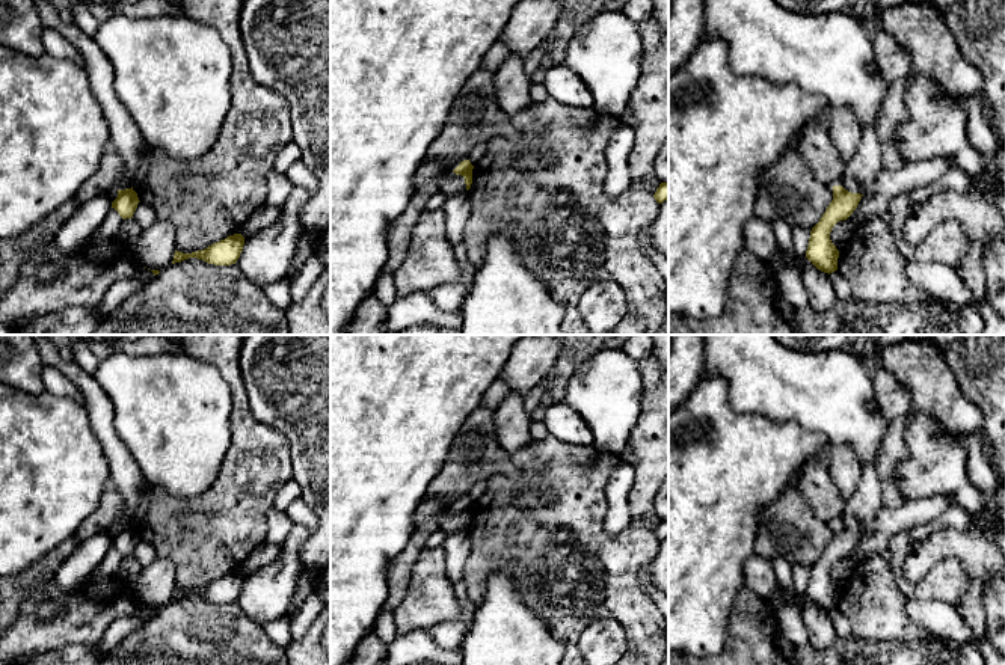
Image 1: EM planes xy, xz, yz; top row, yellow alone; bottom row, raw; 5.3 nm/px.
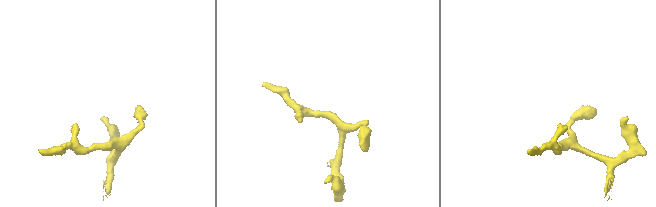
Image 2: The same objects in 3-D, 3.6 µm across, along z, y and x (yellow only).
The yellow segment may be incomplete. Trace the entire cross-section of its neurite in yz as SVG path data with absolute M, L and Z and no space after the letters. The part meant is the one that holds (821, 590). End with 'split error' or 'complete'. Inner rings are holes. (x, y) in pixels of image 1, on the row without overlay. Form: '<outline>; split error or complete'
M834 523L833 538L827 544L819 559L812 565L806 596L821 609L833 611L838 608L839 588L830 578L833 564L847 558L857 546L863 532L851 531L842 523Z; complete

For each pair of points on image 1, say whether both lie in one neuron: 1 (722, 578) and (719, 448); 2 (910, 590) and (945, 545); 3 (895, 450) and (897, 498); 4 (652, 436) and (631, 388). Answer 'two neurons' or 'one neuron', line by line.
1: one neuron
2: two neurons
3: one neuron
4: two neurons

